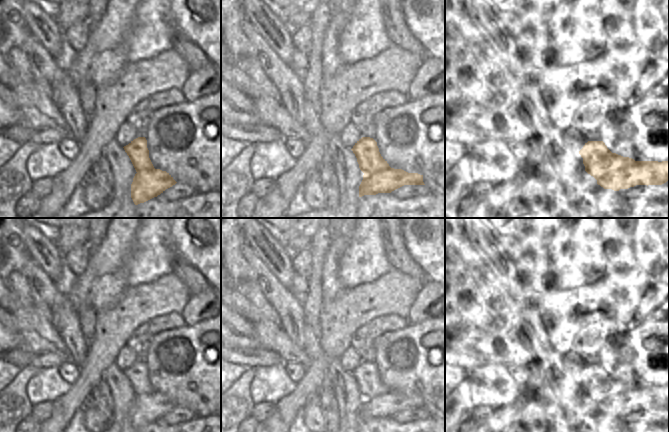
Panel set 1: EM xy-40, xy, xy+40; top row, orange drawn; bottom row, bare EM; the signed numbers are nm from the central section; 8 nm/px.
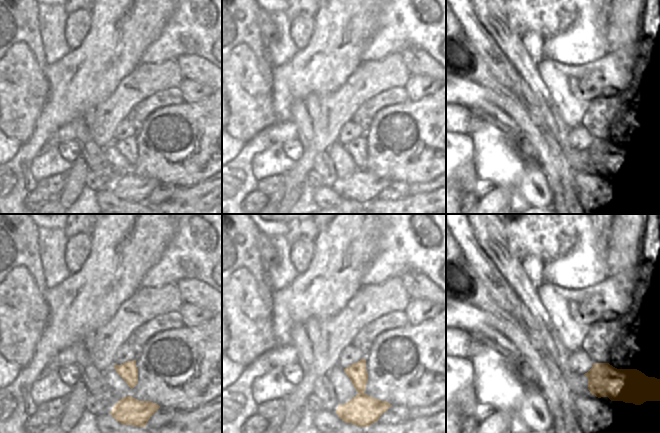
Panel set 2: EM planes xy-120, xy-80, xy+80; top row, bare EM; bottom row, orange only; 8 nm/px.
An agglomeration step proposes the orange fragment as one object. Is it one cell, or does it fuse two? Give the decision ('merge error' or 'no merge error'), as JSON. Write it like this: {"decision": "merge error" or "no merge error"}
{"decision": "merge error"}

